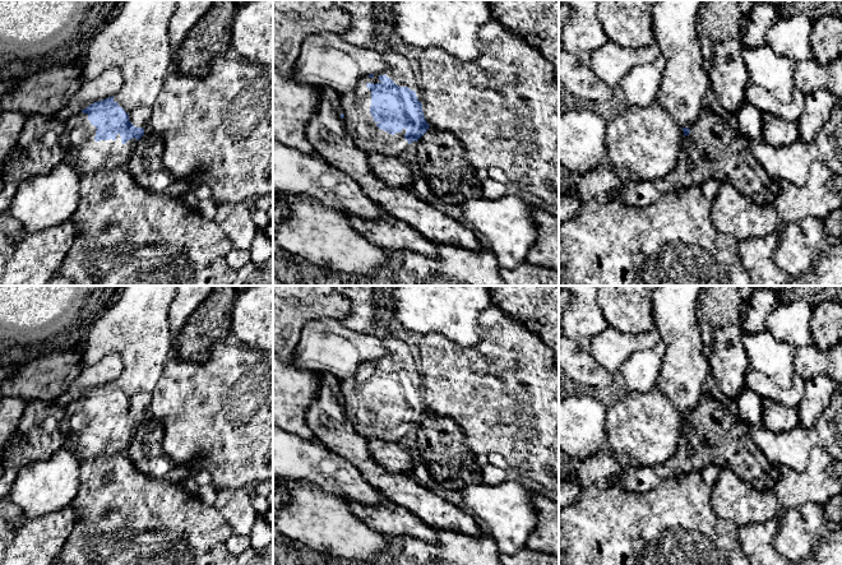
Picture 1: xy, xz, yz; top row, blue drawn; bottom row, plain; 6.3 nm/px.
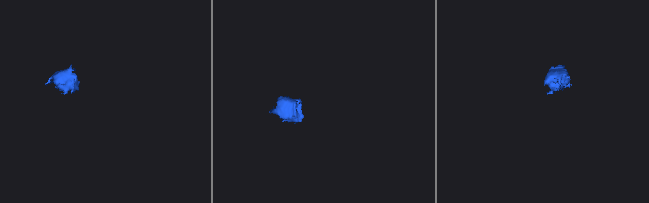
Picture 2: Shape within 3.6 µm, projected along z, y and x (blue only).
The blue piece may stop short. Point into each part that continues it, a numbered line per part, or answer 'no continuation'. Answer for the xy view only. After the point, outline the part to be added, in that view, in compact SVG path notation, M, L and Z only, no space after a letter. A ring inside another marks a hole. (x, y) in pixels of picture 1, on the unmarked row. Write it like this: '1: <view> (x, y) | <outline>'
1: xy (137, 327) | M125 286L121 297L105 310L87 333L80 348L79 360L83 367L96 363L110 353L121 356L124 370L114 381L114 386L124 394L129 407L137 413L148 412L165 361L174 347L168 310L176 291L177 286Z
2: xy (77, 422) | M80 397L68 404L60 417L60 430L65 435L64 446L74 450L80 460L126 454L138 426L133 423L122 430L117 420L115 426L96 427L96 416L88 399Z

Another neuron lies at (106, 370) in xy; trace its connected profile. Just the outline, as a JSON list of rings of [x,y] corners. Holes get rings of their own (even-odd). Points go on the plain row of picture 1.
[[[110,353],[91,366],[84,366],[75,380],[55,399],[51,407],[59,412],[89,390],[115,381],[124,370],[119,353]]]

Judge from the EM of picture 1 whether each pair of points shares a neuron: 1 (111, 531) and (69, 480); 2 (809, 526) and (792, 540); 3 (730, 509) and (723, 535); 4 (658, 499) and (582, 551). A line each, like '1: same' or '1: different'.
1: different
2: same
3: different
4: same

